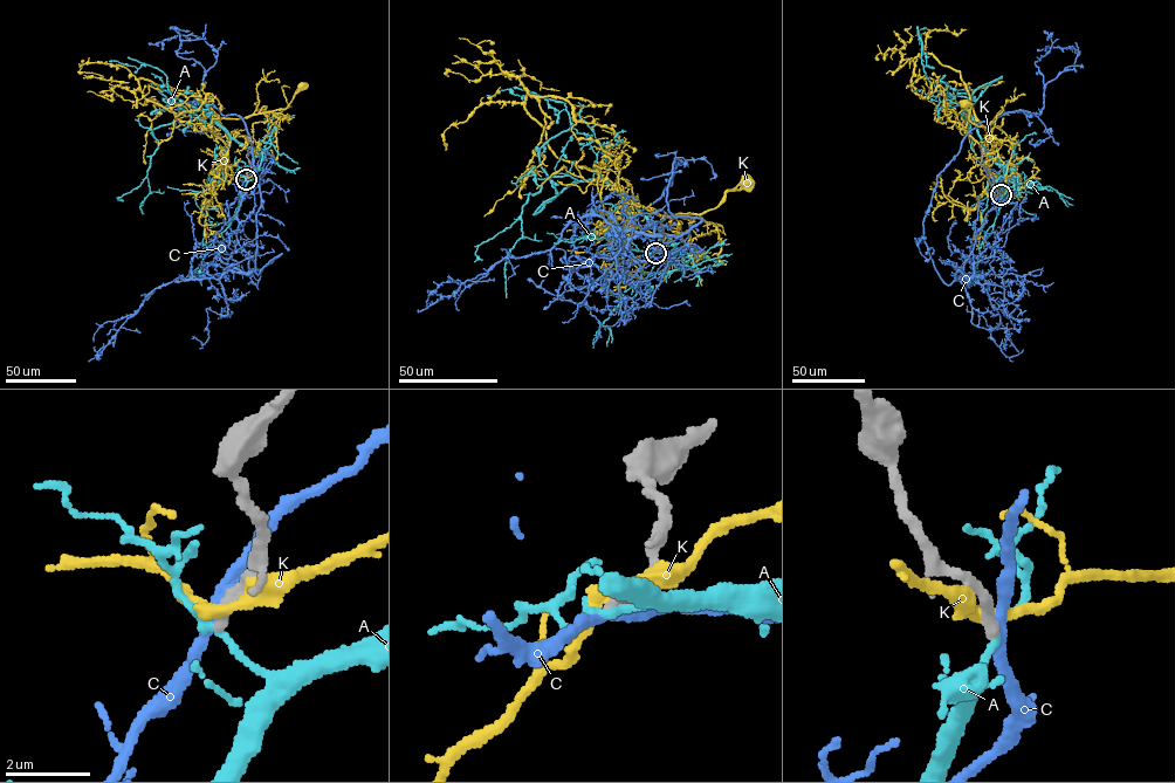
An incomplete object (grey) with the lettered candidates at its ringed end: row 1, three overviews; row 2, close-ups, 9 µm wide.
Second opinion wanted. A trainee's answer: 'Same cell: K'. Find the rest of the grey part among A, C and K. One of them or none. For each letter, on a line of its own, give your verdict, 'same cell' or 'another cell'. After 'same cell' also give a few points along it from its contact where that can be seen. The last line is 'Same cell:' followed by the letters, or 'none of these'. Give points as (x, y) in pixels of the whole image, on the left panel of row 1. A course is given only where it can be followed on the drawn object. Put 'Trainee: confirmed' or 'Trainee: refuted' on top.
Trainee: refuted
A: another cell
C: another cell
K: another cell
Same cell: none of these

